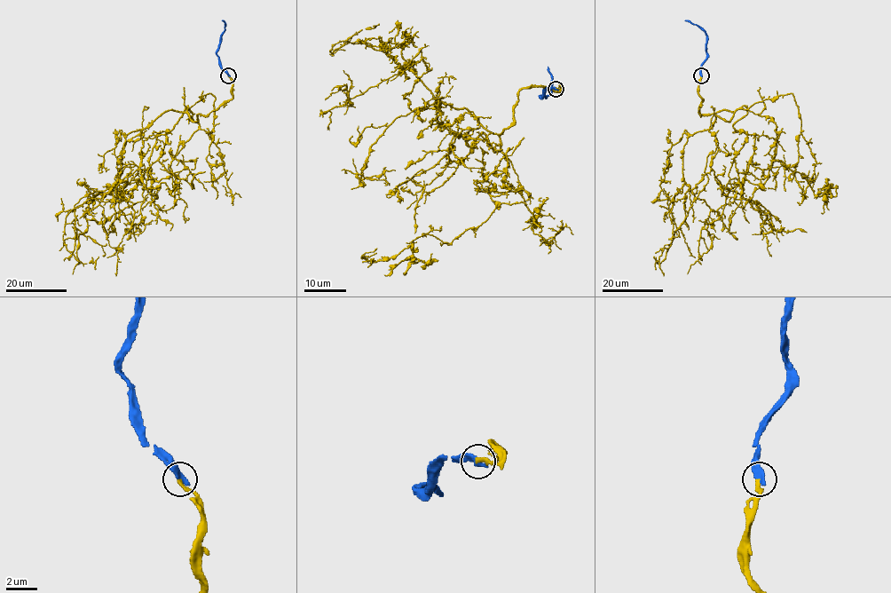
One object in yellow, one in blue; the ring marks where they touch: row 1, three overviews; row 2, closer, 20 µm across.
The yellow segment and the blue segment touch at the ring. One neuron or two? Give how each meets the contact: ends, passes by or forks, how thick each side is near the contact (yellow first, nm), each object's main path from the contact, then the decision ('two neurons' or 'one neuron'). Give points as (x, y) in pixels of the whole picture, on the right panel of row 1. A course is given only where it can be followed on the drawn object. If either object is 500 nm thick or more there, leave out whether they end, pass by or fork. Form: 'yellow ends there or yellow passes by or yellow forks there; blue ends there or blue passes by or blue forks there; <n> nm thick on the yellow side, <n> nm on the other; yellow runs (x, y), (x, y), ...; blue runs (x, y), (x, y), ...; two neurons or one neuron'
yellow ends there; blue ends there; 240 nm thick on the yellow side, 420 nm on the other; yellow runs (701, 75), (699, 114), (733, 114), (719, 110), (688, 138), (684, 184), (667, 196), (674, 238), (656, 269); blue runs (701, 75), (706, 56), (706, 34), (685, 19); one neuron

